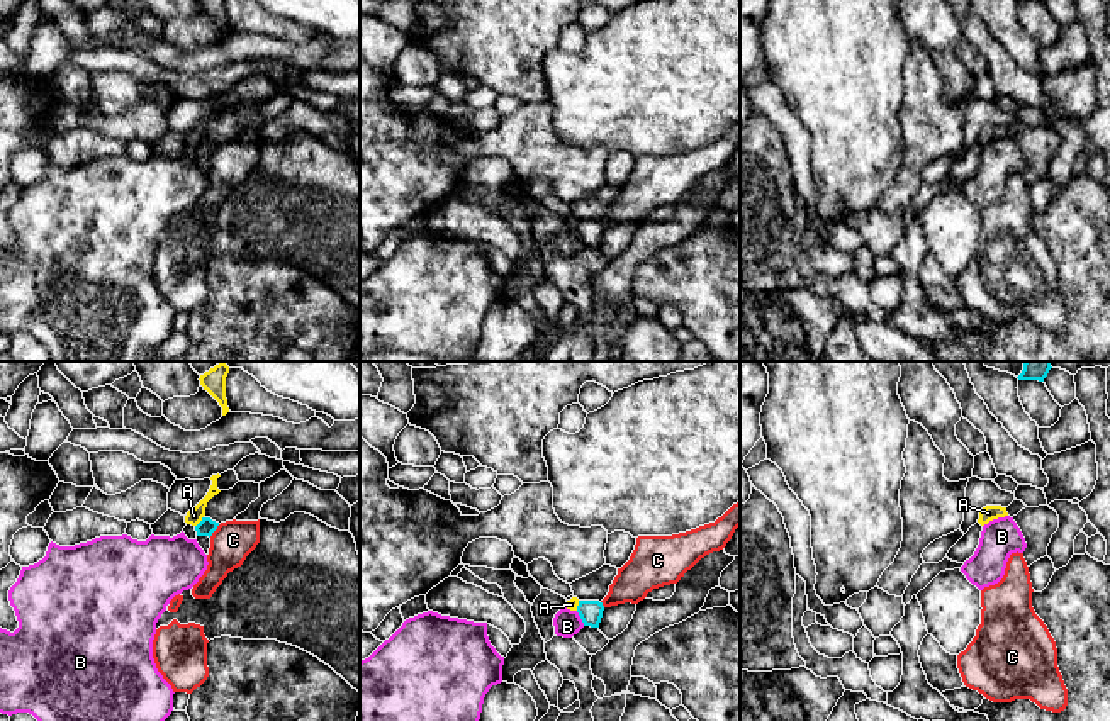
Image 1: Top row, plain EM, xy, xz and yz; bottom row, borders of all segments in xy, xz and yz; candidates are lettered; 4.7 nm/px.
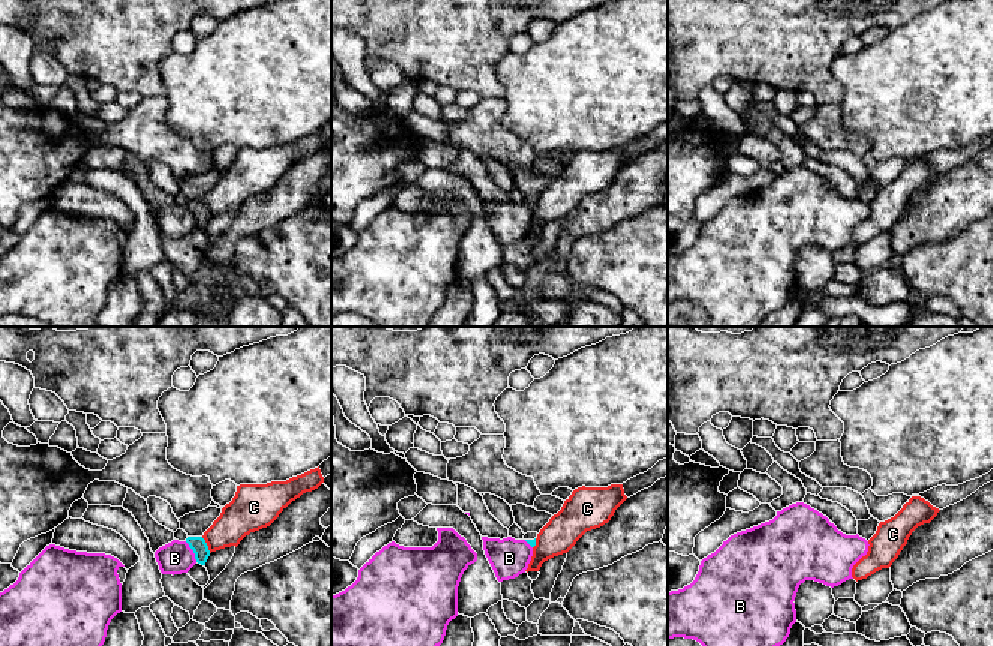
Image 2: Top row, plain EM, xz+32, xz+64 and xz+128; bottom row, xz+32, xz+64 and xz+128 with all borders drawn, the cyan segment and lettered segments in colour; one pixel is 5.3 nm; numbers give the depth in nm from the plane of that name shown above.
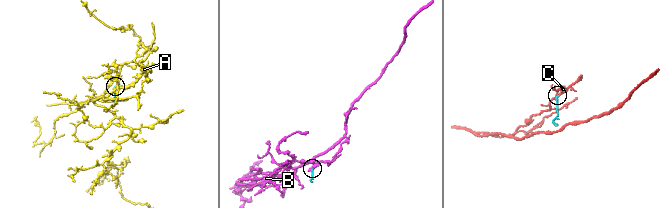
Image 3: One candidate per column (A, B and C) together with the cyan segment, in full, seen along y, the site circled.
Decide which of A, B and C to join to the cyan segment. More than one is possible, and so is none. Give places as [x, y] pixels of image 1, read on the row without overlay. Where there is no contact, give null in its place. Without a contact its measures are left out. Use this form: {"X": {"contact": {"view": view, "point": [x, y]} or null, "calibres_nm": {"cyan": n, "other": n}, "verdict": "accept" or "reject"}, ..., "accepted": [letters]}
{"A": {"contact": {"view": "xy", "point": [201, 141]}, "calibres_nm": {"cyan": 80, "other": 80}, "verdict": "reject"}, "B": {"contact": {"view": "xz", "point": [581, 238]}, "calibres_nm": {"cyan": 110, "other": 130}, "verdict": "reject"}, "C": {"contact": {"view": "xy", "point": [214, 150]}, "calibres_nm": {"cyan": 80, "other": 190}, "verdict": "reject"}, "accepted": []}

